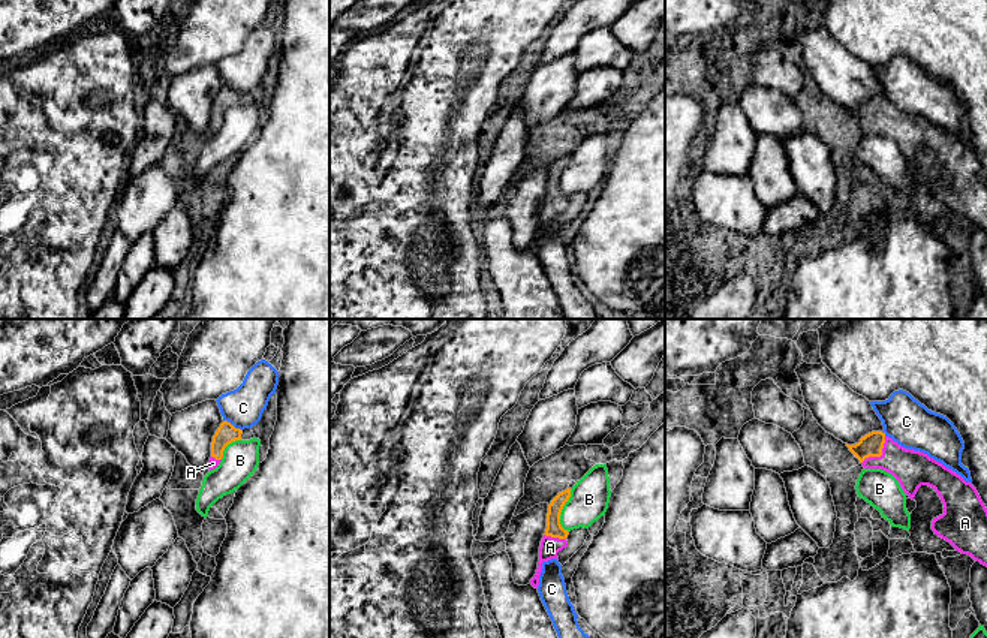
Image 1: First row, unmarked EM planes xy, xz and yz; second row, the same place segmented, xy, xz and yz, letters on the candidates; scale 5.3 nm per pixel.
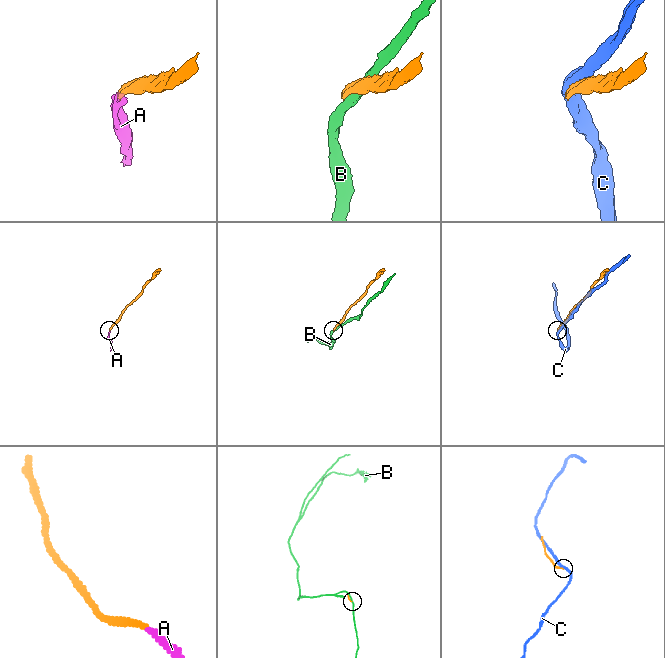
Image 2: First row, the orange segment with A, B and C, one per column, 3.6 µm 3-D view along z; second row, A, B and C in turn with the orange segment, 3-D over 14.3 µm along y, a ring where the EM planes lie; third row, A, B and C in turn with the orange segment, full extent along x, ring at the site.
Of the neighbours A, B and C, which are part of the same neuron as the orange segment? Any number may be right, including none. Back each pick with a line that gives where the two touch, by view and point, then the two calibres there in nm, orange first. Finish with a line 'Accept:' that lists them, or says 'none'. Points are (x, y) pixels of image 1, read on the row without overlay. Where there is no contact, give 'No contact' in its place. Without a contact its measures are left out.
A: Touches orange at yz (879, 120). Thickness 120 nm (orange) against 200 nm
Accept: A

